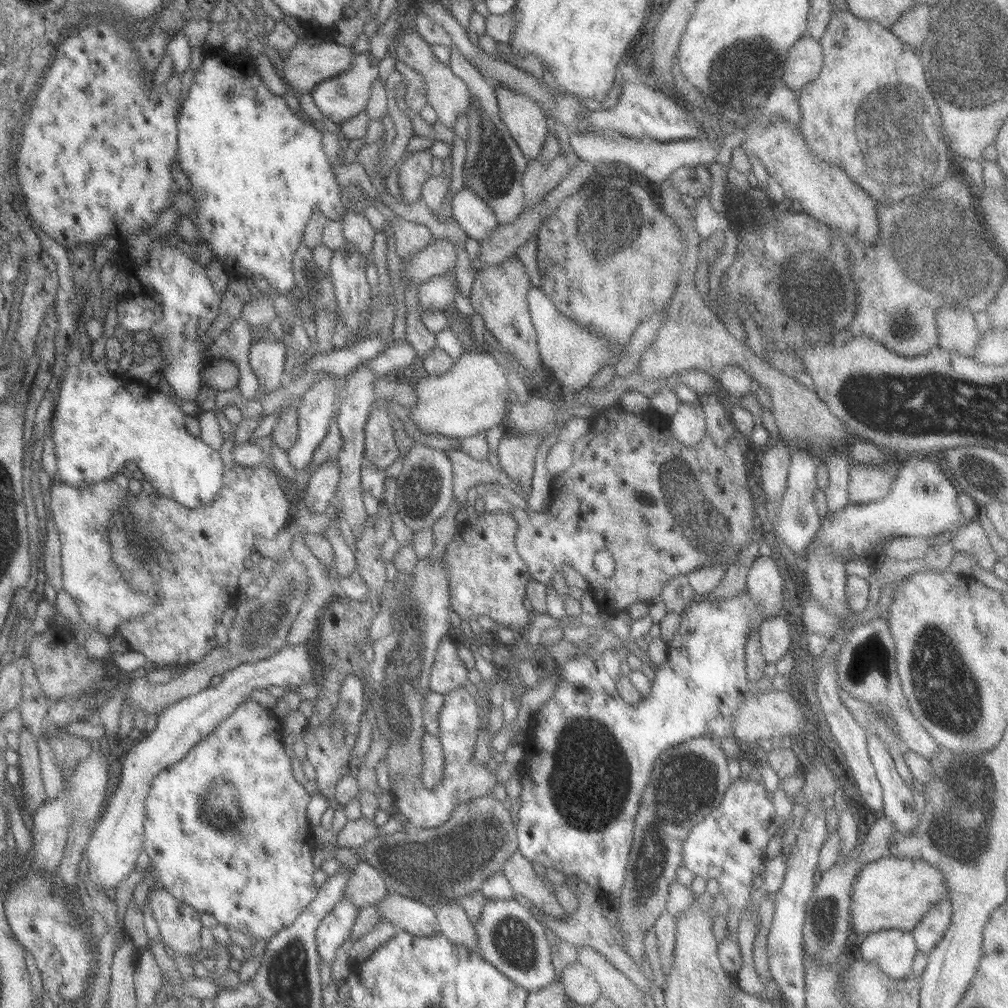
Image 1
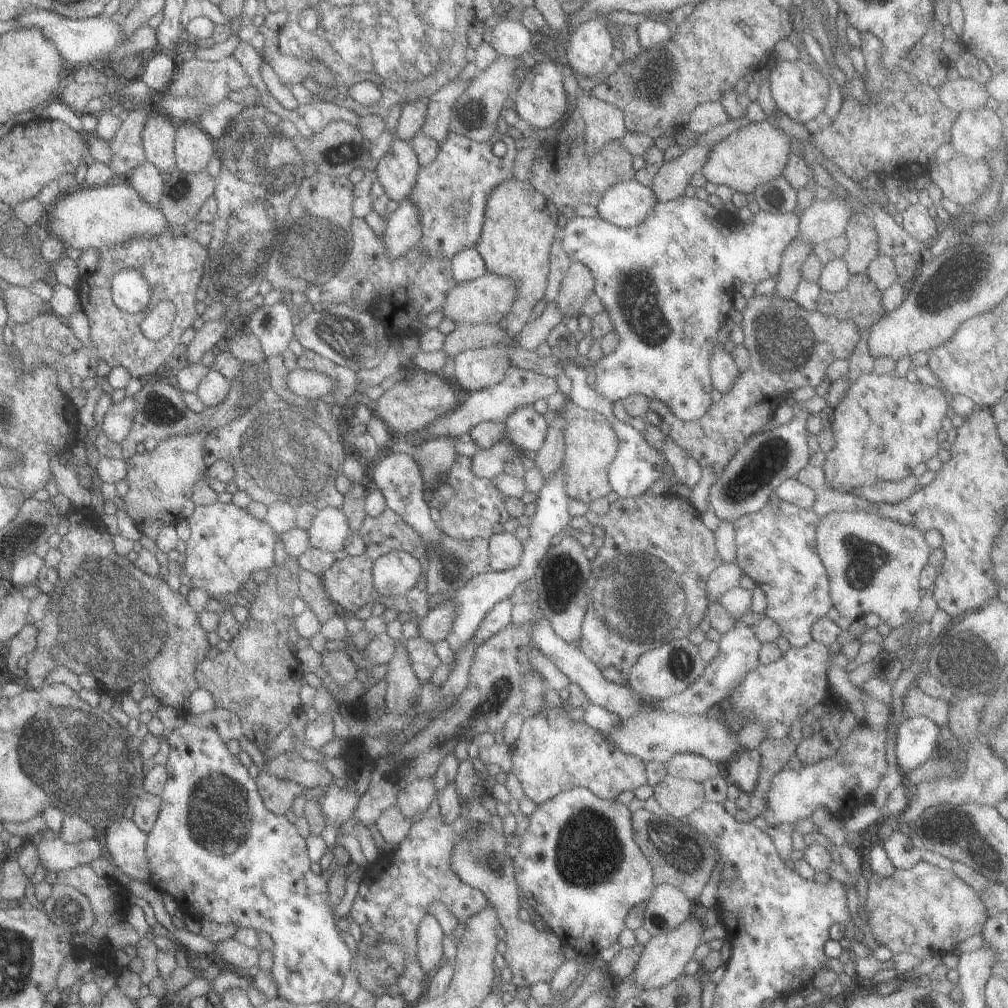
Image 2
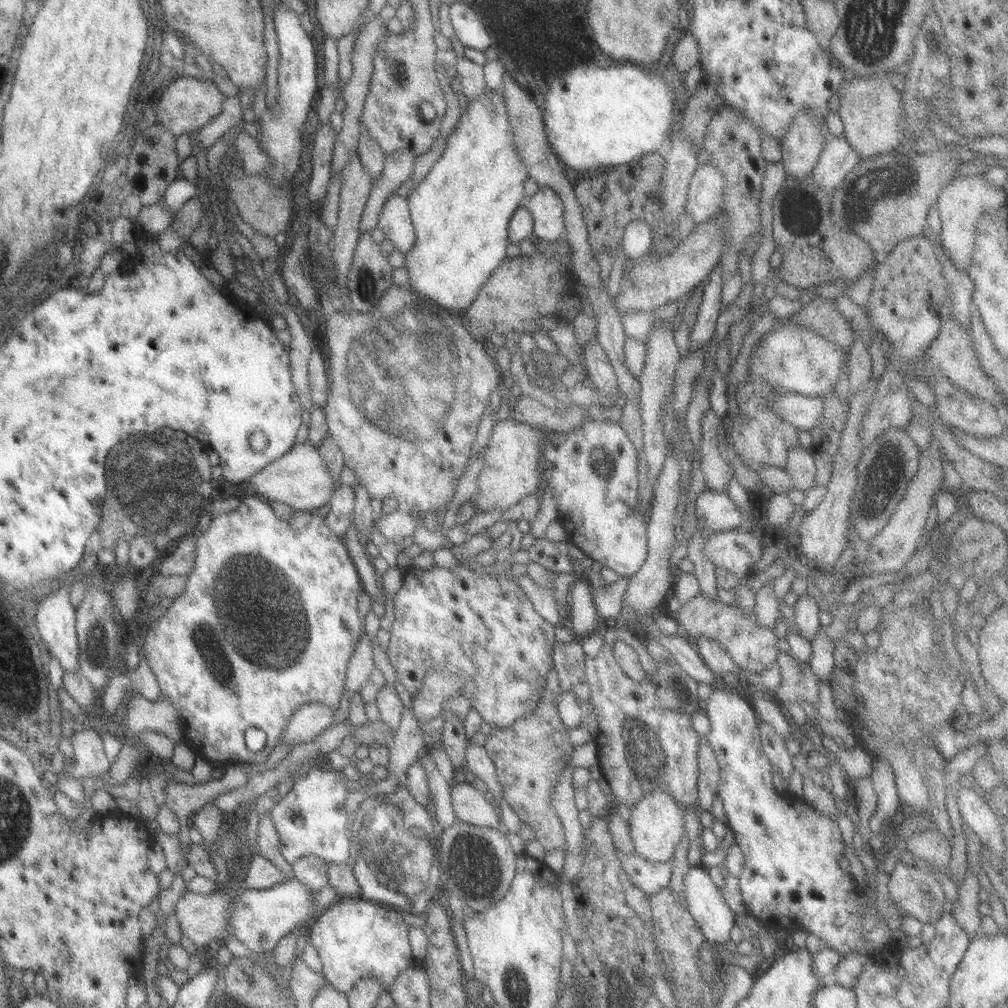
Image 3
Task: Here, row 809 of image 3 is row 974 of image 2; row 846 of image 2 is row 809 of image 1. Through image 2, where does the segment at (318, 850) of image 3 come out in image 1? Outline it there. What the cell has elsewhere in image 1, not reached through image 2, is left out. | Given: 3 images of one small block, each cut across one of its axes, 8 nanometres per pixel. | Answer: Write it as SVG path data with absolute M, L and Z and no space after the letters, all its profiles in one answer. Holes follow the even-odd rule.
M244 700L238 703L235 710L227 718L221 720L209 734L200 738L179 761L175 761L167 769L163 769L150 784L147 798L144 802L145 818L142 822L141 849L145 851L153 867L156 886L165 890L173 899L187 904L197 913L207 913L213 916L217 925L225 929L233 928L237 933L249 940L251 945L256 942L265 944L277 931L289 927L293 920L314 901L317 888L313 885L313 872L316 868L312 864L311 846L307 842L309 834L308 820L305 818L305 806L311 794L295 781L291 773L289 757L285 753L281 738L281 721L278 717L271 717L269 709L254 701Z

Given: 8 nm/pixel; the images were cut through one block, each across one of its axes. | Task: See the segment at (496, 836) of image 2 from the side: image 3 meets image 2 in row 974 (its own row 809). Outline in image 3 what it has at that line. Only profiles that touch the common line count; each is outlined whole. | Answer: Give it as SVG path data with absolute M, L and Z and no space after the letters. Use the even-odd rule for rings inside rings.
M540 701L535 710L518 718L511 726L491 729L483 748L493 763L497 782L503 789L502 799L518 820L531 827L535 840L545 853L564 850L564 832L551 806L550 794L574 747L559 720L556 705Z

